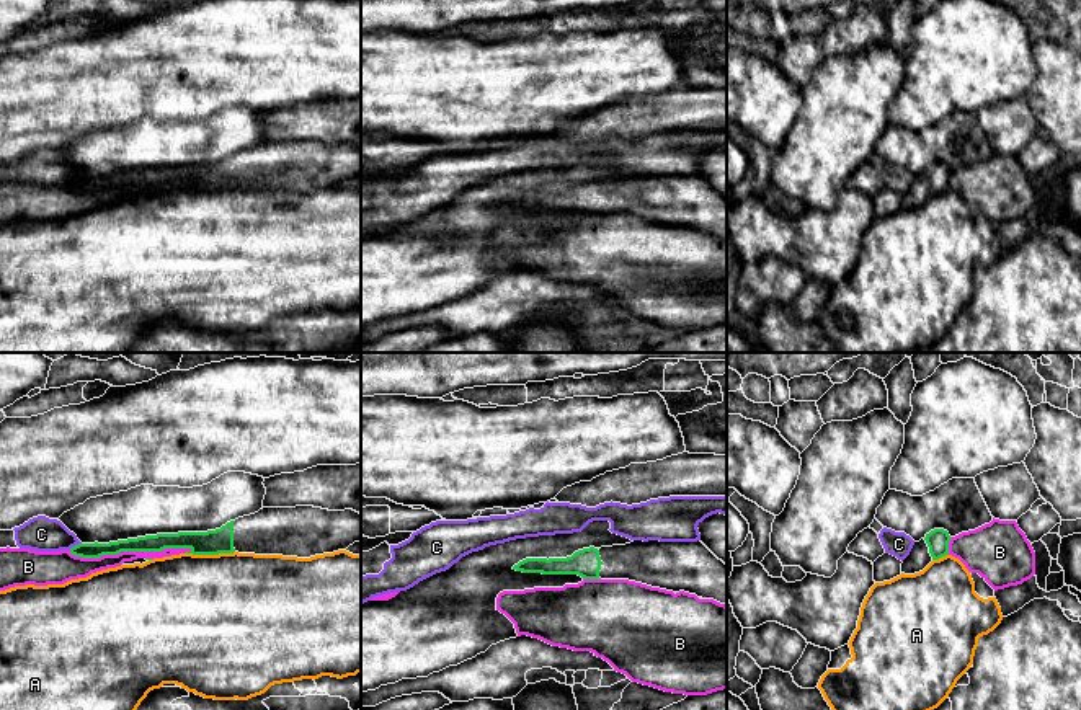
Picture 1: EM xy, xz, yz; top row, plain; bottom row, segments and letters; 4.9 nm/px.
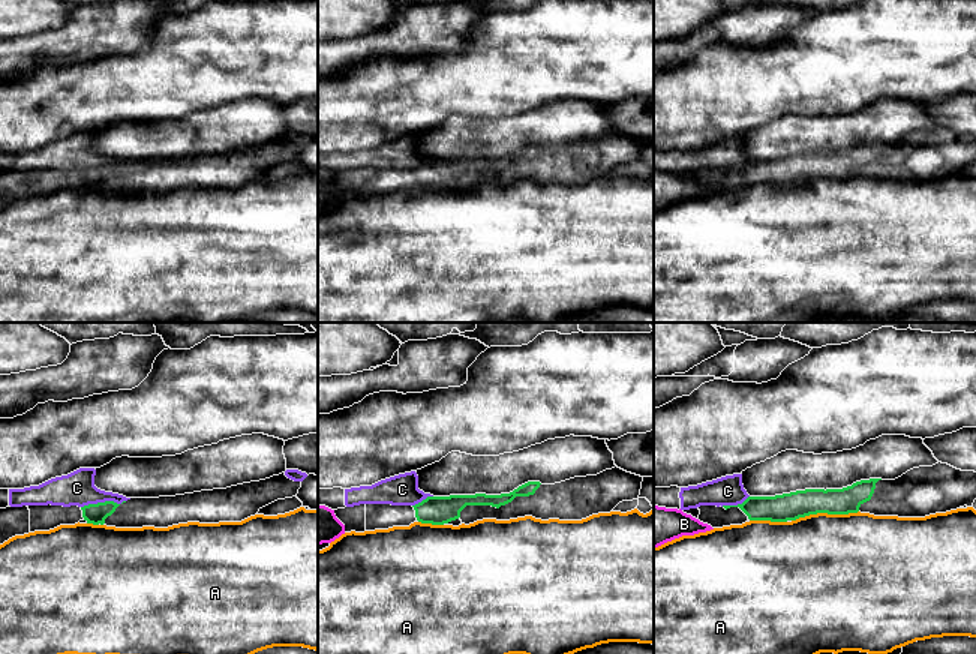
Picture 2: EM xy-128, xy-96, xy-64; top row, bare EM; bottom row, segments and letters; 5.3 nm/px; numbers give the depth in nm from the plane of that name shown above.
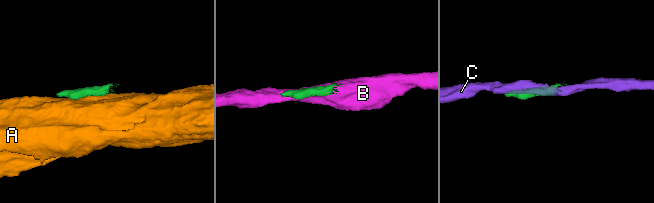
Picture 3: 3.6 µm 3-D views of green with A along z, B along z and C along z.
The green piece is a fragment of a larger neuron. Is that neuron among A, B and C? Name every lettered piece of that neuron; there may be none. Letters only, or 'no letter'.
no letter

